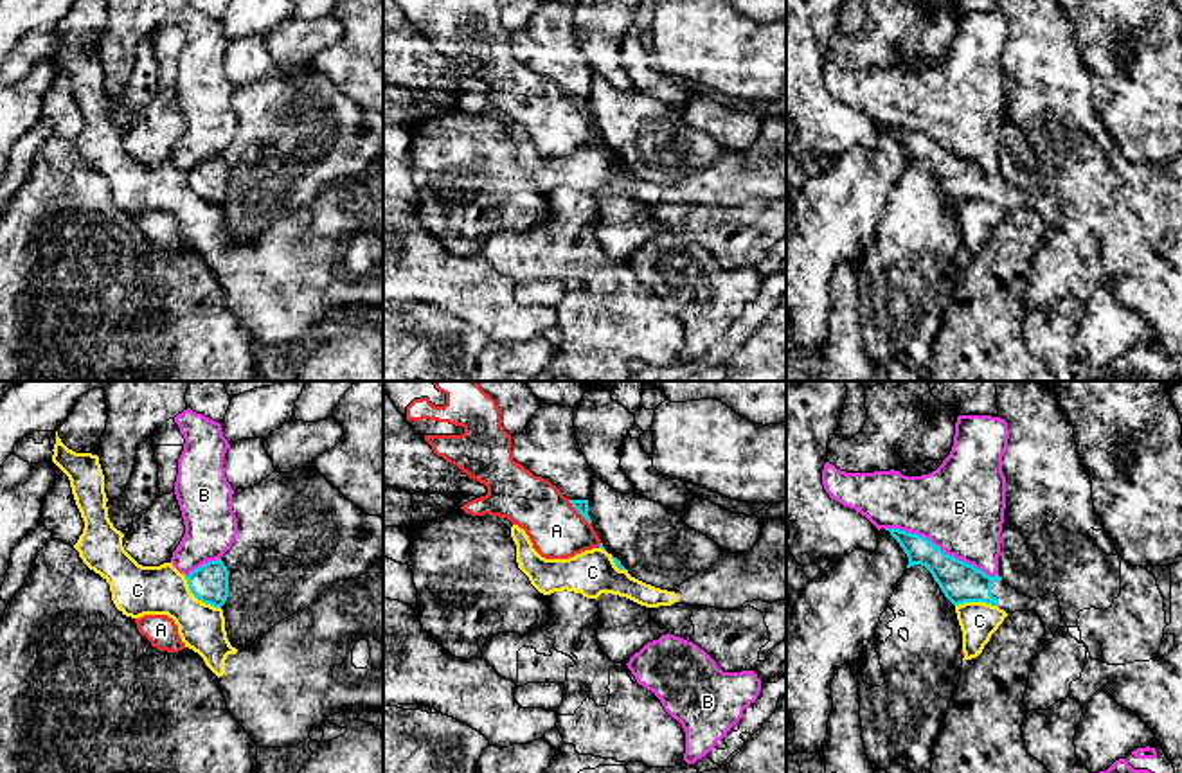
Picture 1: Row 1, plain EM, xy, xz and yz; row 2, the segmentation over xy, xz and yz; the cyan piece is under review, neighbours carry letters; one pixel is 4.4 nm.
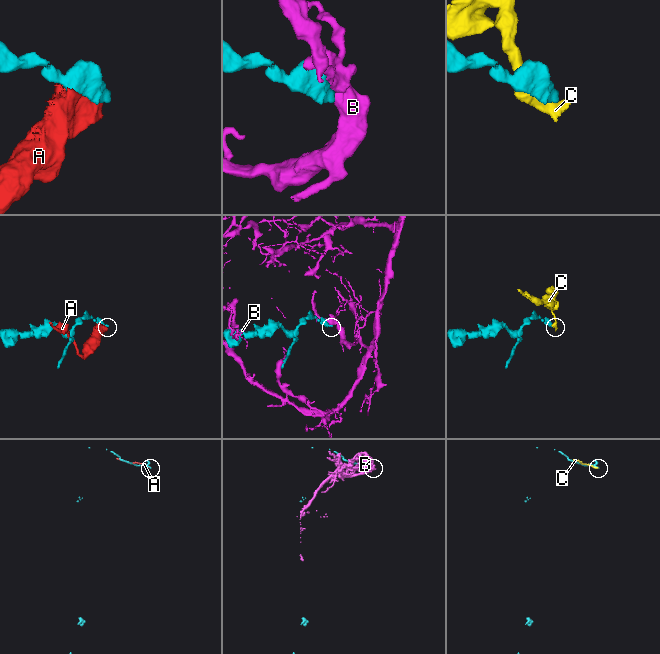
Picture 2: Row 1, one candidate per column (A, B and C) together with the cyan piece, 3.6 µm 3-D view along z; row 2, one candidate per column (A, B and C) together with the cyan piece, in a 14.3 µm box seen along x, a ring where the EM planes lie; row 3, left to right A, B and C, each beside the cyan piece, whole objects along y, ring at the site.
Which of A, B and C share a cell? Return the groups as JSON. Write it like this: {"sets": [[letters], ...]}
{"sets": [["A"], ["B"], ["C"]]}

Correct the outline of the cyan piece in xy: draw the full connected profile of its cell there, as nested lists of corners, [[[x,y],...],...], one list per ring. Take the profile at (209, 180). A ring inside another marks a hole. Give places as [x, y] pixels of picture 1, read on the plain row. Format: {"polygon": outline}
{"polygon": [[[221,156],[209,158],[185,173],[191,191],[214,205],[221,205],[228,194],[228,167]]]}

